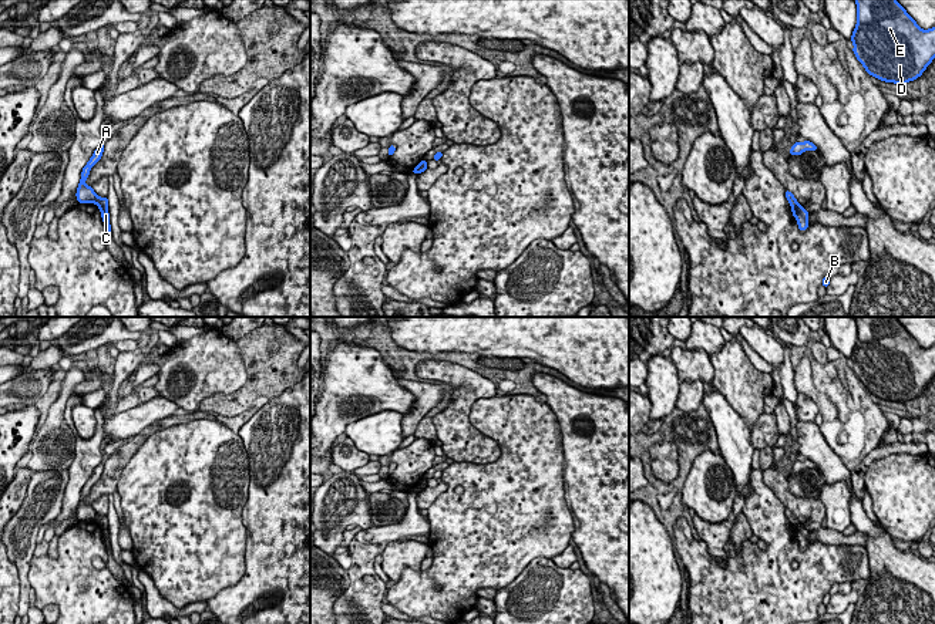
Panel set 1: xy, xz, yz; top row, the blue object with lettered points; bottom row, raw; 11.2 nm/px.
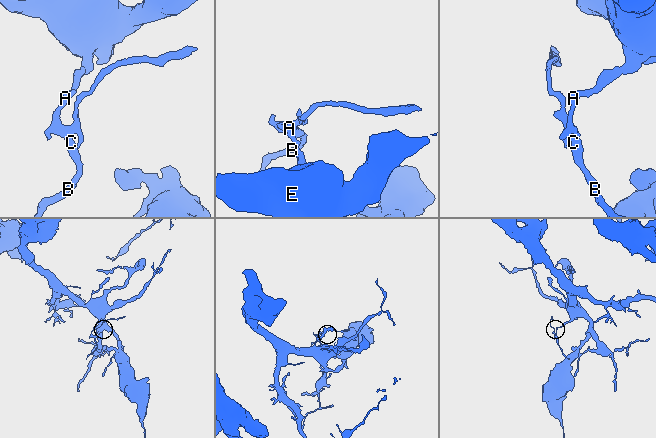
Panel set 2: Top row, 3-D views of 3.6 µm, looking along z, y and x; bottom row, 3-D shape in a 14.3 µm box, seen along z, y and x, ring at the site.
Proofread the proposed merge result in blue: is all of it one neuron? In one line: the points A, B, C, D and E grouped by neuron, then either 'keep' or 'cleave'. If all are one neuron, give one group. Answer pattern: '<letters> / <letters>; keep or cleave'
A D E / B C; cleave

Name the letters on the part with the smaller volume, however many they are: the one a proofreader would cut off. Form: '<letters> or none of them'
B, C

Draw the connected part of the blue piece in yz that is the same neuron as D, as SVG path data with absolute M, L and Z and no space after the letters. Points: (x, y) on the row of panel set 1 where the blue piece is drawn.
M855 0L854 54L865 71L905 85L935 58L935 27L922 30L897 0Z

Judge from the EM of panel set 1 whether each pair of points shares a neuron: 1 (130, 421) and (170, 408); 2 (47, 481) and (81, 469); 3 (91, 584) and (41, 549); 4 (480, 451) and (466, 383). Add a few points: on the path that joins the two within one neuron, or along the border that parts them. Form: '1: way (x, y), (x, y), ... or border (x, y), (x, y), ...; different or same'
1: way (140, 417), (160, 408); same
2: border (69, 469), (69, 482), (61, 506); different
3: border (46, 553), (34, 556); different
4: way (463, 434), (463, 411), (467, 400); same

